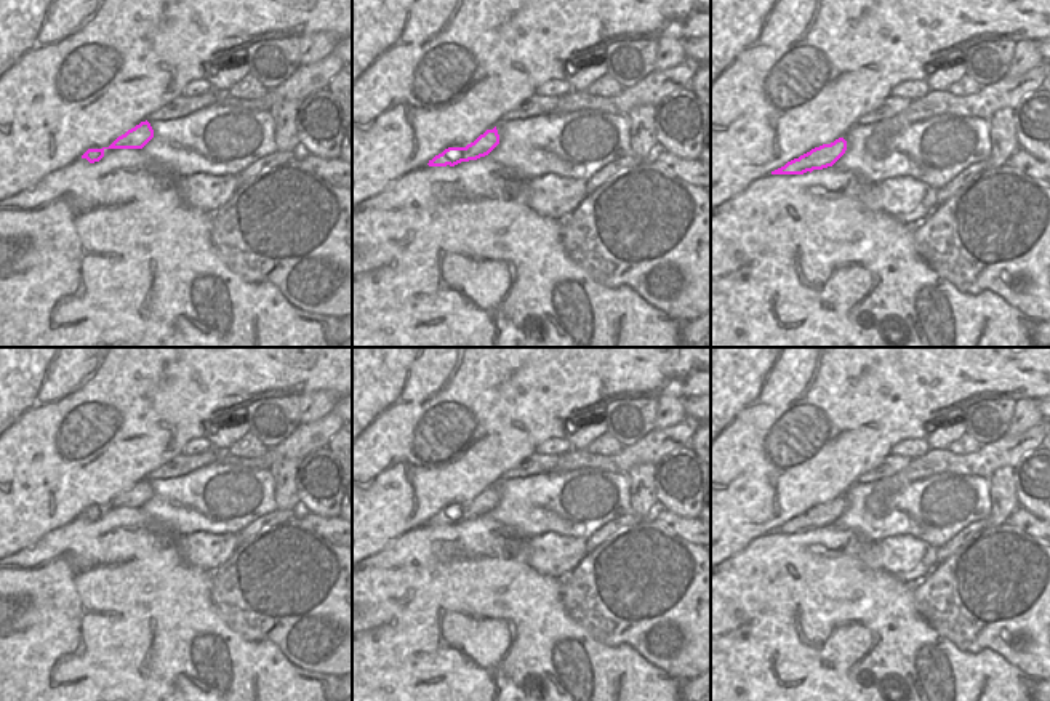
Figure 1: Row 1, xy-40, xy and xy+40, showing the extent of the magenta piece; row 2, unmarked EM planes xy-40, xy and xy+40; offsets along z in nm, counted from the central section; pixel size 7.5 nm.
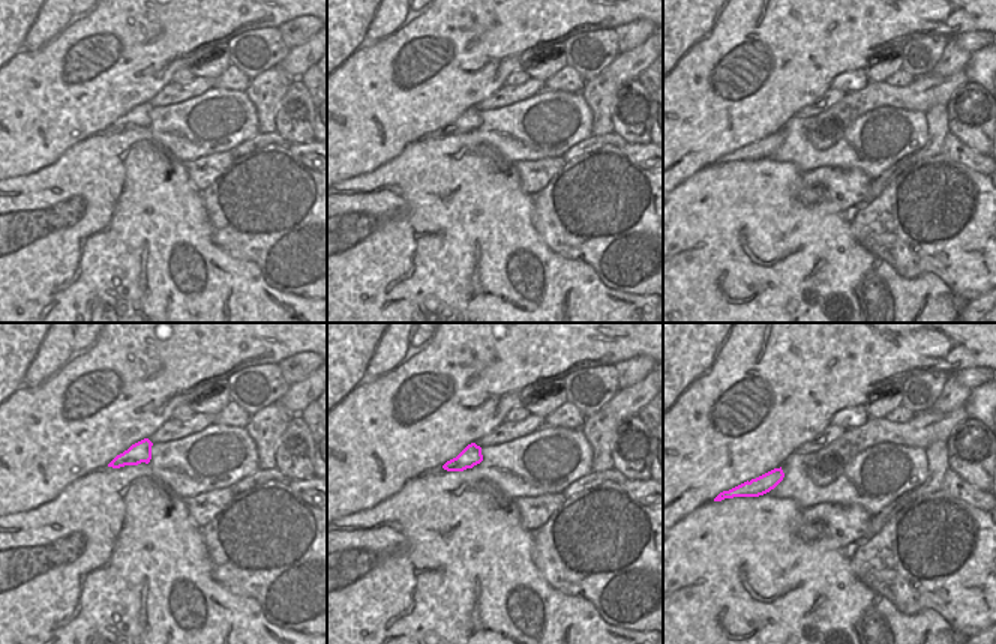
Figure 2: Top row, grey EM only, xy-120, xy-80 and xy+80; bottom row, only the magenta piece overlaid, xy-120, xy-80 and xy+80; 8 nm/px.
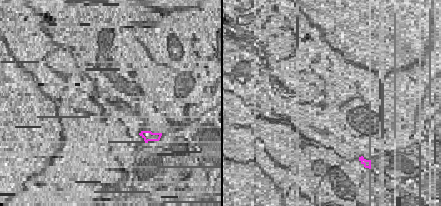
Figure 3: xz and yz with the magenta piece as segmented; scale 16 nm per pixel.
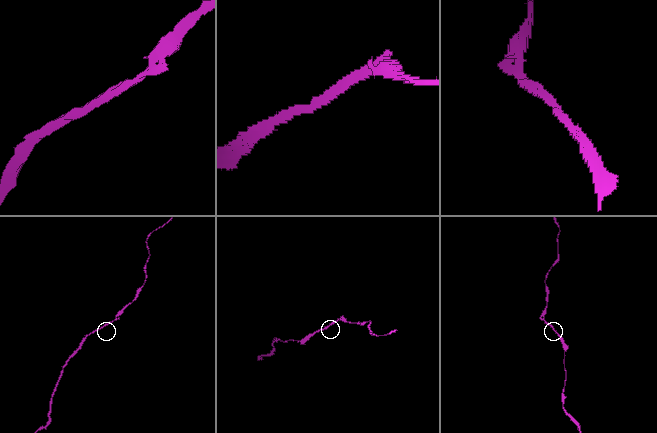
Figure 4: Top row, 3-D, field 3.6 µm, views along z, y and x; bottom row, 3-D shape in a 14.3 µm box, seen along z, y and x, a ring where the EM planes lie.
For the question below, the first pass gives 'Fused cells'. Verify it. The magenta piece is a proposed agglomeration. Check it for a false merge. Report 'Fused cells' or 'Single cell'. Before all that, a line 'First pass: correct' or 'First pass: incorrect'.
First pass: incorrect
Single cell.

